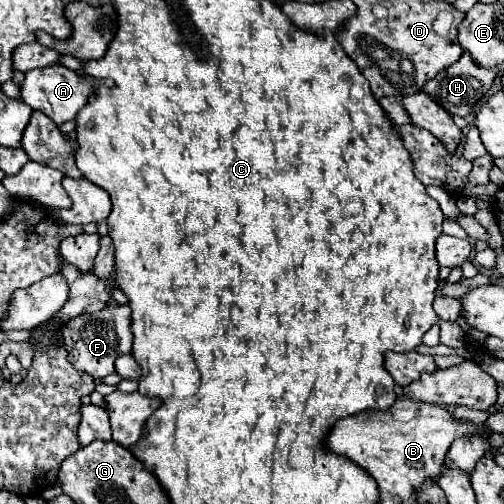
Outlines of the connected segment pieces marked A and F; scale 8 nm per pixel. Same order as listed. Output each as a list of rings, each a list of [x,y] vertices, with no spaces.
[[[54,65],[54,67],[44,67],[44,69],[34,69],[26,73],[22,87],[22,101],[28,103],[32,109],[38,109],[46,113],[50,119],[56,123],[66,123],[78,115],[78,111],[88,103],[90,95],[94,95],[96,87],[114,87],[110,79],[94,79],[86,77],[82,73],[76,73],[64,65]]]
[[[110,301],[102,311],[92,315],[78,315],[64,329],[64,343],[68,349],[70,363],[78,371],[86,371],[94,379],[114,373],[114,361],[120,355],[132,353],[132,331],[130,331],[130,307]]]

